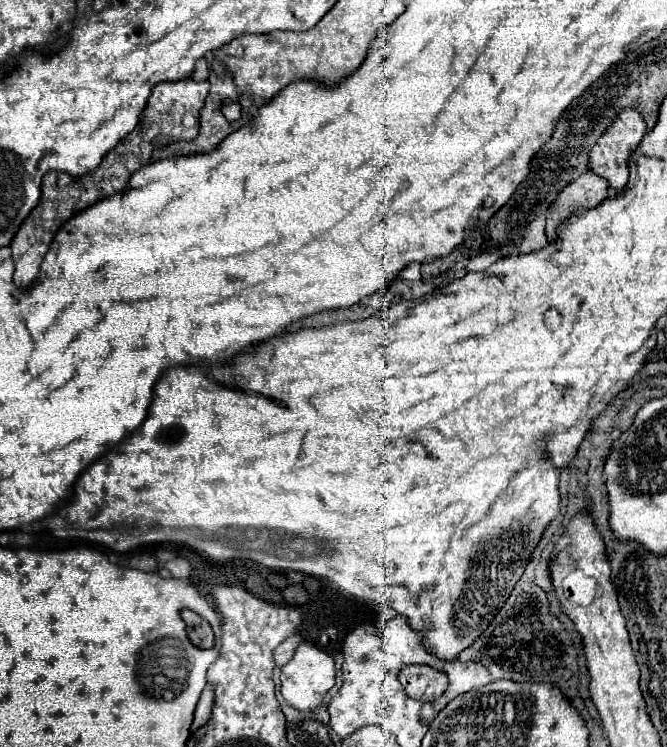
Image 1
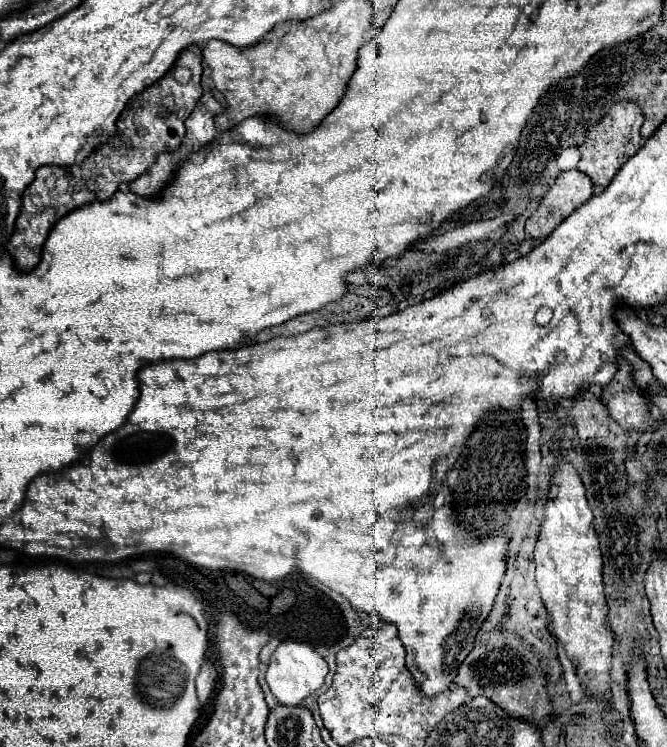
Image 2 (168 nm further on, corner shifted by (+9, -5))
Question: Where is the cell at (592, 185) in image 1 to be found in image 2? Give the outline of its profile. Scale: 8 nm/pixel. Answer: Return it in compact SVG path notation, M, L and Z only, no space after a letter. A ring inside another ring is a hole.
M579 170L561 172L551 190L539 202L539 208L527 220L525 234L533 240L547 238L555 226L569 216L577 206L585 204L593 196L593 182Z

